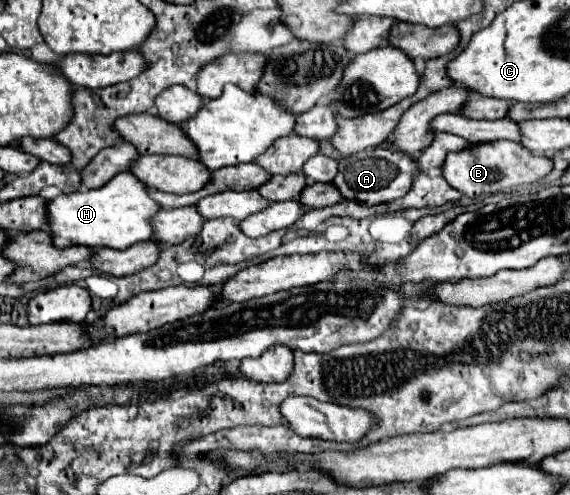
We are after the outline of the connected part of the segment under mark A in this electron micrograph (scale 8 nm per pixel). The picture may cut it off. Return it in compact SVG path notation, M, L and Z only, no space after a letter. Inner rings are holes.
M375 148L371 152L357 152L353 156L347 156L343 168L339 162L339 174L335 176L333 184L339 188L339 192L343 192L347 200L359 200L365 206L375 206L405 196L411 190L411 182L417 174L419 164L415 156L399 150L395 152L389 148Z

